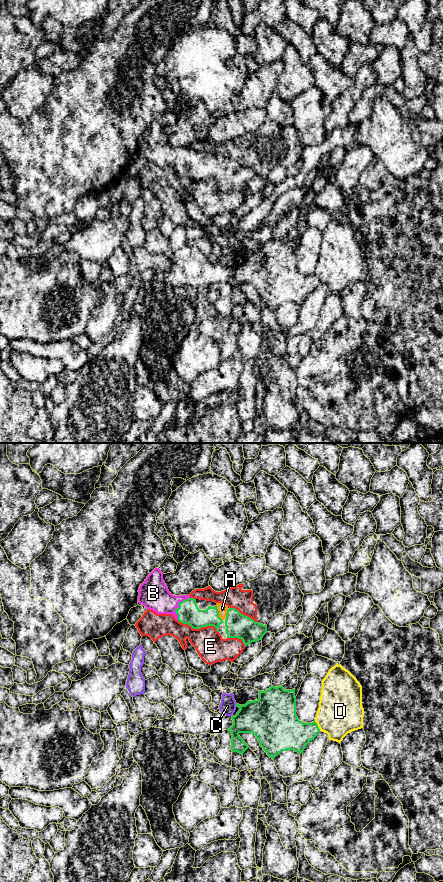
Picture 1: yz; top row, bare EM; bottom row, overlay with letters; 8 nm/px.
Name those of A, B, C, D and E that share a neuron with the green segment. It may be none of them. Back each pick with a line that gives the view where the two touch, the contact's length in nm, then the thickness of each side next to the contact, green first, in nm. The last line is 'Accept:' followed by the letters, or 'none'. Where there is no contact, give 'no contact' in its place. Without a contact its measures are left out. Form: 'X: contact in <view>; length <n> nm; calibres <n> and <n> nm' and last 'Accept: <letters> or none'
A: contact in yz; length 130 nm; calibres 180 and 70 nm
B: contact in yz; length 220 nm; calibres 180 and 240 nm
Accept: A, B

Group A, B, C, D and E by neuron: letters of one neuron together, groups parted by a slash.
A B / C / D / E

